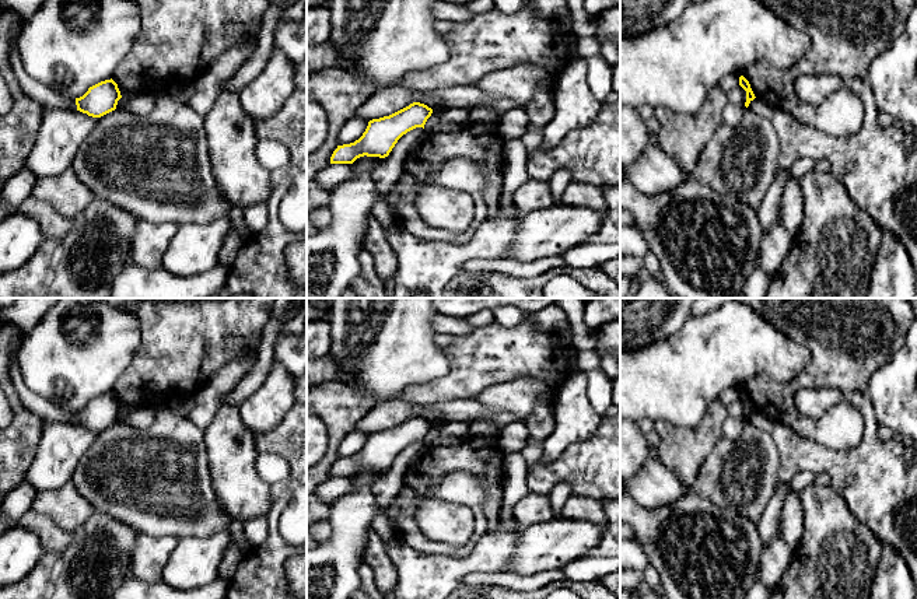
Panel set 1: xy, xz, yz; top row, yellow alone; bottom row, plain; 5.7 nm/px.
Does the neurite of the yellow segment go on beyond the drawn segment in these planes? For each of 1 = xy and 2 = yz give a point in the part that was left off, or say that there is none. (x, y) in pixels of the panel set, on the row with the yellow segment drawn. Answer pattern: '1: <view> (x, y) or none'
1: none
2: none

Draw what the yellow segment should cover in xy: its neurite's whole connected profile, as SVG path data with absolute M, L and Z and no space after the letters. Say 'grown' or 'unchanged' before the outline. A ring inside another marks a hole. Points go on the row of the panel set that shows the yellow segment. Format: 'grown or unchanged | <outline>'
unchanged | M111 78L88 88L88 91L76 98L77 111L92 118L101 118L116 109L122 98L118 84Z

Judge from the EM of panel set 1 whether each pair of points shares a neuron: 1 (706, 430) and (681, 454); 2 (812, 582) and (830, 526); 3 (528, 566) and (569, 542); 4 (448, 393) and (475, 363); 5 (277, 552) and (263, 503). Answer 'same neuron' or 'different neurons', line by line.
1: same neuron
2: same neuron
3: same neuron
4: same neuron
5: different neurons

